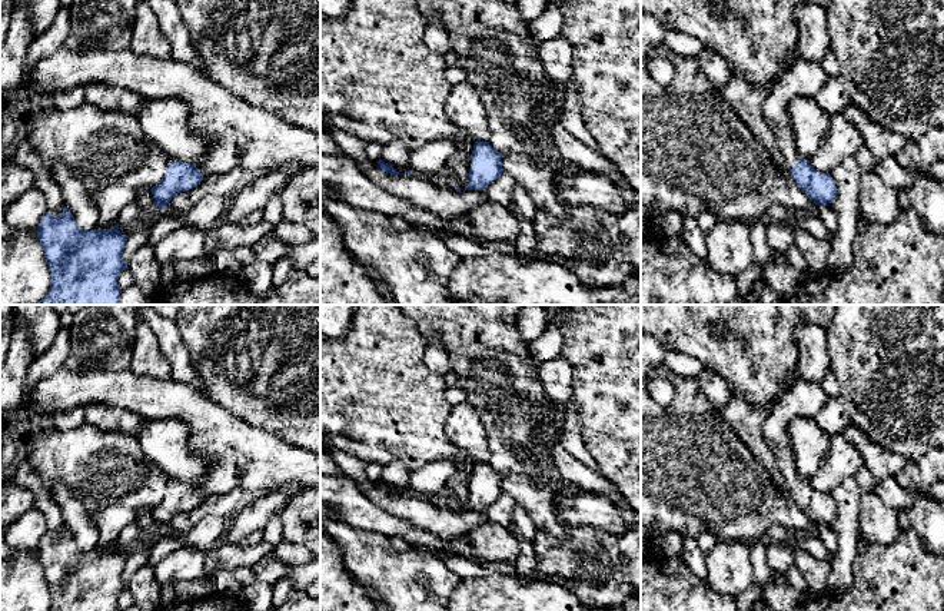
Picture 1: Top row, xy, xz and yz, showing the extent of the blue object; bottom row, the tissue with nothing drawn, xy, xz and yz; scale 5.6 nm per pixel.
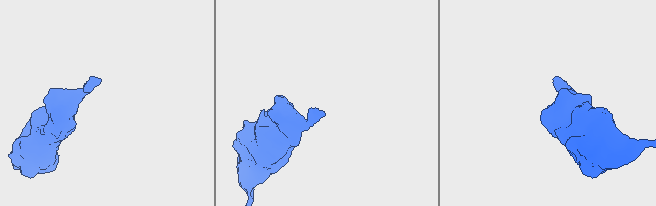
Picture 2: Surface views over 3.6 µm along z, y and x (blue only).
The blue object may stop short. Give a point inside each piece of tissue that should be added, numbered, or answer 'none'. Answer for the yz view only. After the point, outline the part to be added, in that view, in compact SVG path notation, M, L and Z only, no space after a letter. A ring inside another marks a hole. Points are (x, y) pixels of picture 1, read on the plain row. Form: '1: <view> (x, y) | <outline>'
1: yz (804, 399) | M800 378L782 394L764 421L762 432L765 442L772 449L790 489L801 481L795 471L788 438L790 422L797 418L814 419L825 406L827 401L828 395L820 382L810 382Z

